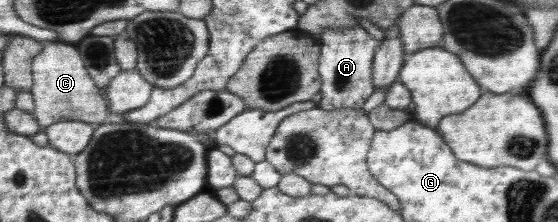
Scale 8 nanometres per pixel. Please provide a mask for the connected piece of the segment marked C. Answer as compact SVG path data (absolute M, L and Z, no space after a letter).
M51 41L32 60L32 88L34 98L32 115L37 119L41 130L63 120L79 120L85 123L102 123L107 116L107 101L101 90L91 79L82 56L71 42Z

